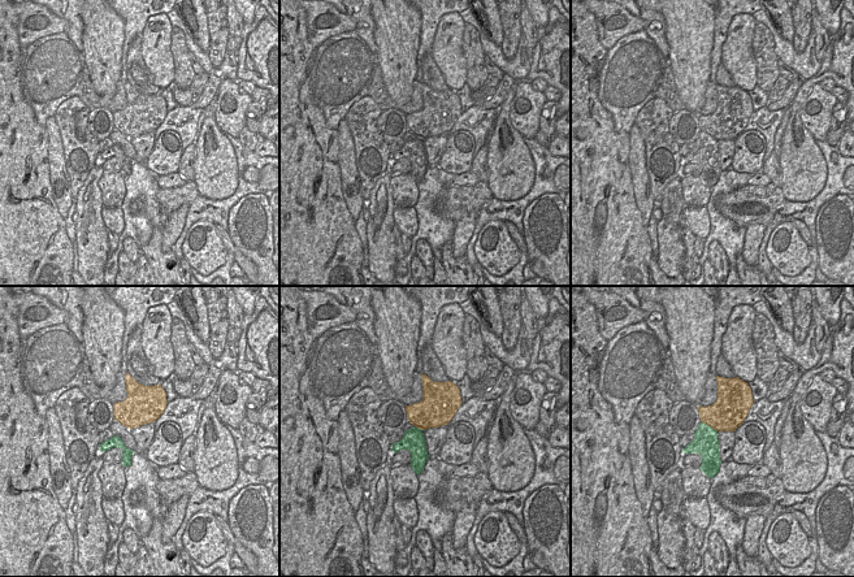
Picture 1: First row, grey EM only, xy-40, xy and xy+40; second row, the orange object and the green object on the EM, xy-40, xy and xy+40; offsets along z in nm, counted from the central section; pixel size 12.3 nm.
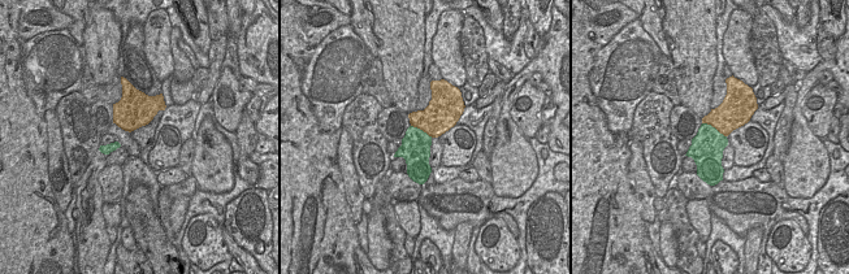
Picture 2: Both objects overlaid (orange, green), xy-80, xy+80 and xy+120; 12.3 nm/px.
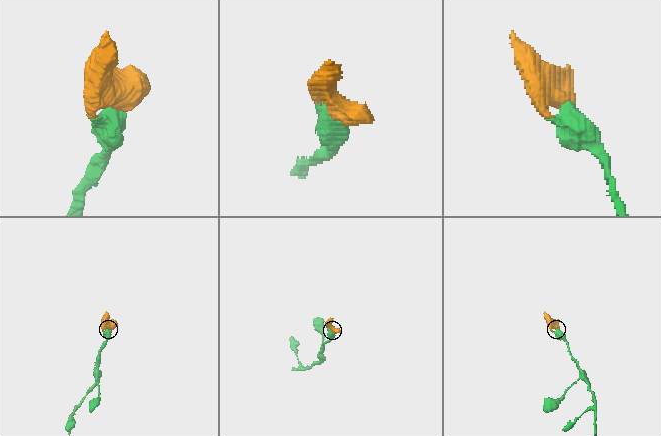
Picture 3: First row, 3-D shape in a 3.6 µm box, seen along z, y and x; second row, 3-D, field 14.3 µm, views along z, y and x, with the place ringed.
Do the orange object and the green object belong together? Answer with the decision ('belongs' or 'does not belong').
belongs

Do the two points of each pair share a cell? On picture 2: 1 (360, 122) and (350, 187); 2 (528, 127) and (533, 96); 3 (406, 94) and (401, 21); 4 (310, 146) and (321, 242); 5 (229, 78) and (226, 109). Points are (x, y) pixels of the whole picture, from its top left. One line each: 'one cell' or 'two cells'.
1: two cells
2: one cell
3: one cell
4: one cell
5: one cell

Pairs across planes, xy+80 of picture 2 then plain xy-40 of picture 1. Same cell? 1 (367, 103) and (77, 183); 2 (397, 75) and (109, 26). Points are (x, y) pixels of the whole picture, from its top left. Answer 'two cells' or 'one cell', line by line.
1: one cell
2: one cell

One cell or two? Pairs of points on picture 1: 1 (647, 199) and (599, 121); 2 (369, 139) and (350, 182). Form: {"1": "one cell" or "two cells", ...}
{"1": "two cells", "2": "two cells"}

